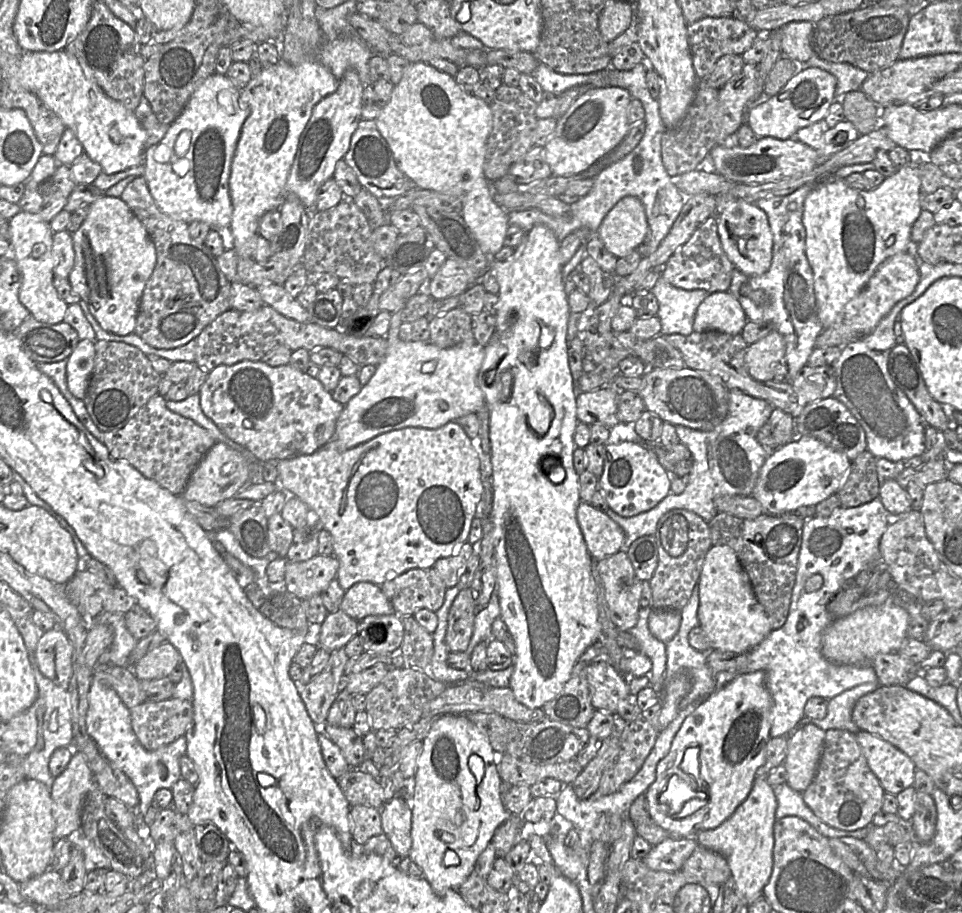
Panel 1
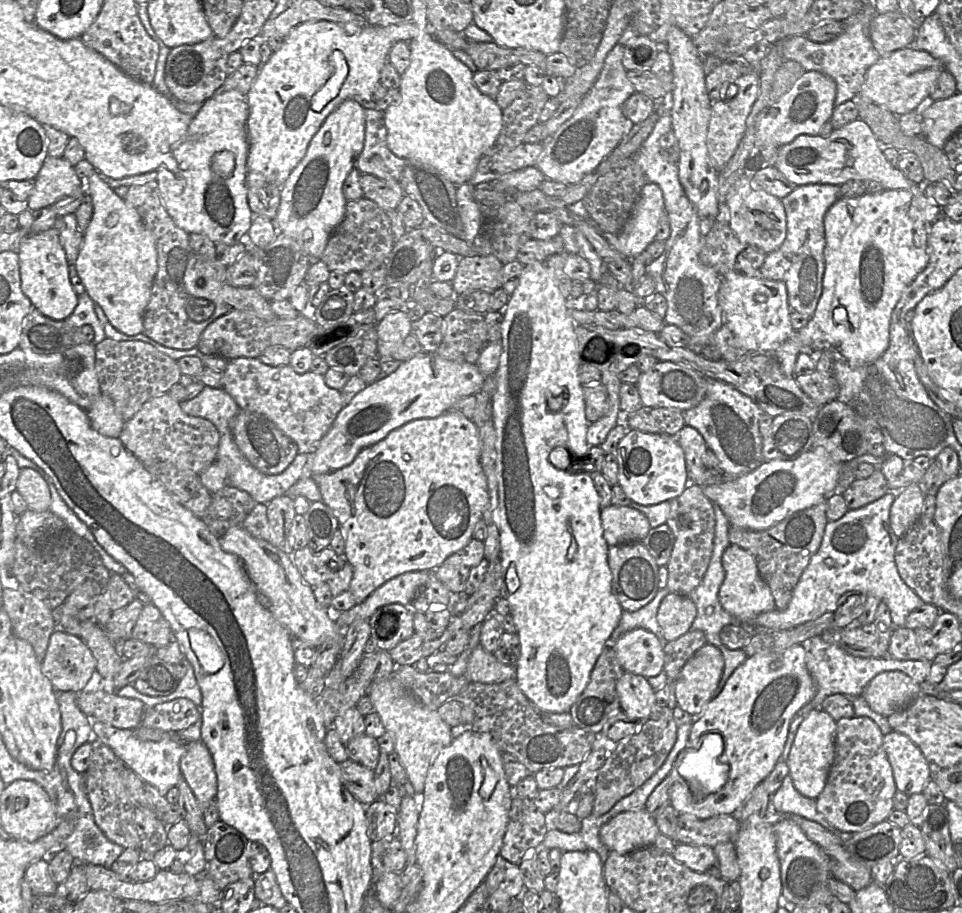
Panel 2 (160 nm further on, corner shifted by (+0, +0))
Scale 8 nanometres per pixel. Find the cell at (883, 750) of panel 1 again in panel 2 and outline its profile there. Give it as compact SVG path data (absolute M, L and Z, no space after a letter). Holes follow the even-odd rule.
M894 730L884 735L883 746L897 790L908 796L923 793L931 777L928 761L919 747L908 736Z

